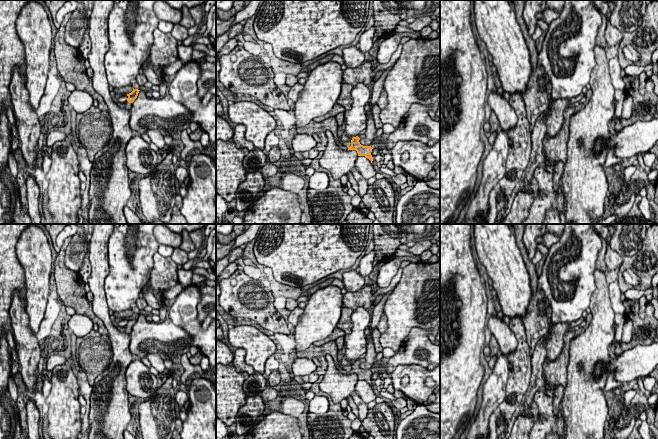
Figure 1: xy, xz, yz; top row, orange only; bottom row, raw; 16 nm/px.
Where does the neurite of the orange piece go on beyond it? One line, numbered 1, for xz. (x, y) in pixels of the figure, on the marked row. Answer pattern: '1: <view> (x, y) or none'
1: none

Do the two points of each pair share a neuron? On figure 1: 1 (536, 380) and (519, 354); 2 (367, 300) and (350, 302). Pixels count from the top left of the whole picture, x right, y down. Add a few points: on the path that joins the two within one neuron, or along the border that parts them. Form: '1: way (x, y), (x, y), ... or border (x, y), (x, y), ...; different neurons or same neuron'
1: border (531, 358), (530, 383), (523, 396); different neurons
2: way (363, 300), (354, 300); same neuron

